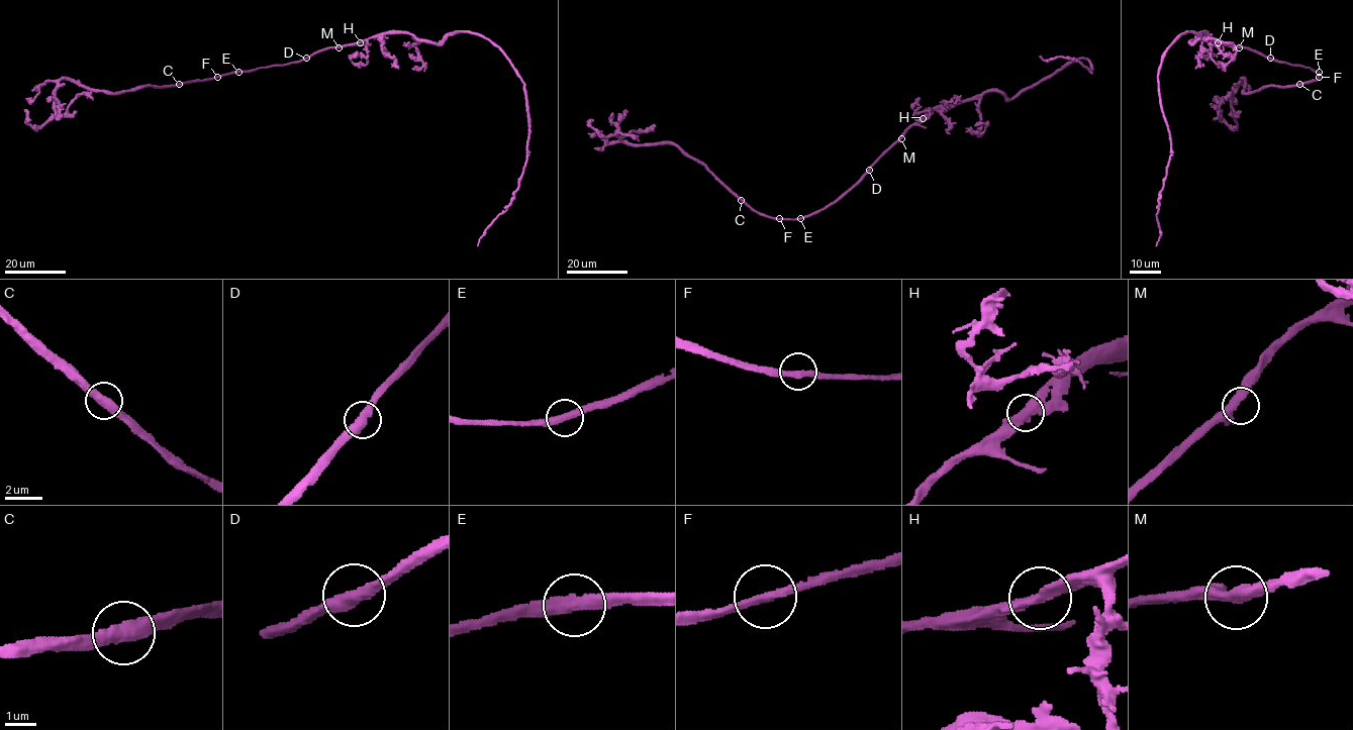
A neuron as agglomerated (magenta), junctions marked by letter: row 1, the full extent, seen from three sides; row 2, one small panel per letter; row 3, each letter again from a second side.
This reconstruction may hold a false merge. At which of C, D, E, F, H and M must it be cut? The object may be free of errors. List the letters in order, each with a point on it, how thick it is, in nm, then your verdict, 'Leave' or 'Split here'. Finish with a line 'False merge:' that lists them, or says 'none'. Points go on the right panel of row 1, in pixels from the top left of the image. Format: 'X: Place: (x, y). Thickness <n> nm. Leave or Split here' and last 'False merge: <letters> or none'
C: Place: (1299, 84). Thickness 480 nm. Leave
D: Place: (1270, 58). Thickness 420 nm. Leave
E: Place: (1319, 72). Thickness 360 nm. Leave
F: Place: (1319, 77). Thickness 260 nm. Leave
H: Place: (1218, 42). Thickness 400 nm. Leave
M: Place: (1239, 47). Thickness 380 nm. Leave
False merge: none

